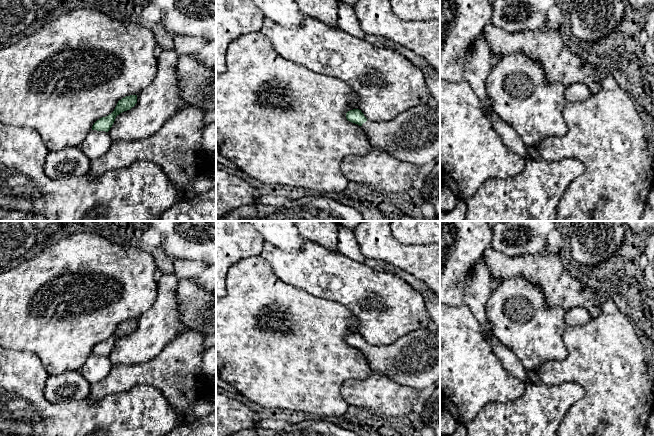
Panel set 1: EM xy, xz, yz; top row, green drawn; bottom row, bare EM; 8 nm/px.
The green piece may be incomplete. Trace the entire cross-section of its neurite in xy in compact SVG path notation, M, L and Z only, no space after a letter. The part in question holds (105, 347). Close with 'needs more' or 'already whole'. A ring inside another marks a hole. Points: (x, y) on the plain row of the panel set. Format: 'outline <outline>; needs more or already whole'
outline M130 319L122 322L118 325L114 335L111 338L106 341L100 342L93 348L92 354L108 356L112 351L116 340L124 335L130 334L135 330L136 327L137 319Z; already whole

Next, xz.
outline M415 330L387 346L369 345L359 333L346 337L348 345L358 348L366 356L370 368L391 378L402 386L421 390L435 387L440 381L440 330Z; needs more

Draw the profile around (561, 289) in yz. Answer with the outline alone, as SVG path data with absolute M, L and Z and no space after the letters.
M489 246L485 249L482 257L491 273L493 281L502 283L510 277L522 276L542 289L548 308L562 307L565 311L568 311L574 307L581 306L589 312L591 320L602 314L598 290L595 291L576 279L573 274L565 268L565 264L559 255L522 254L507 256Z

